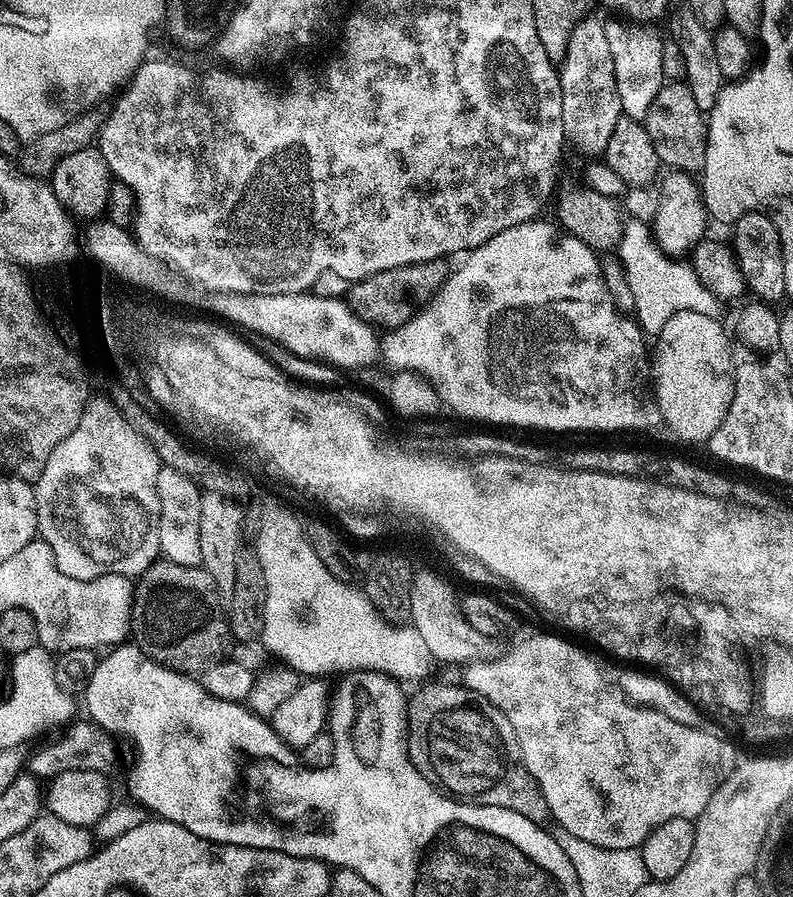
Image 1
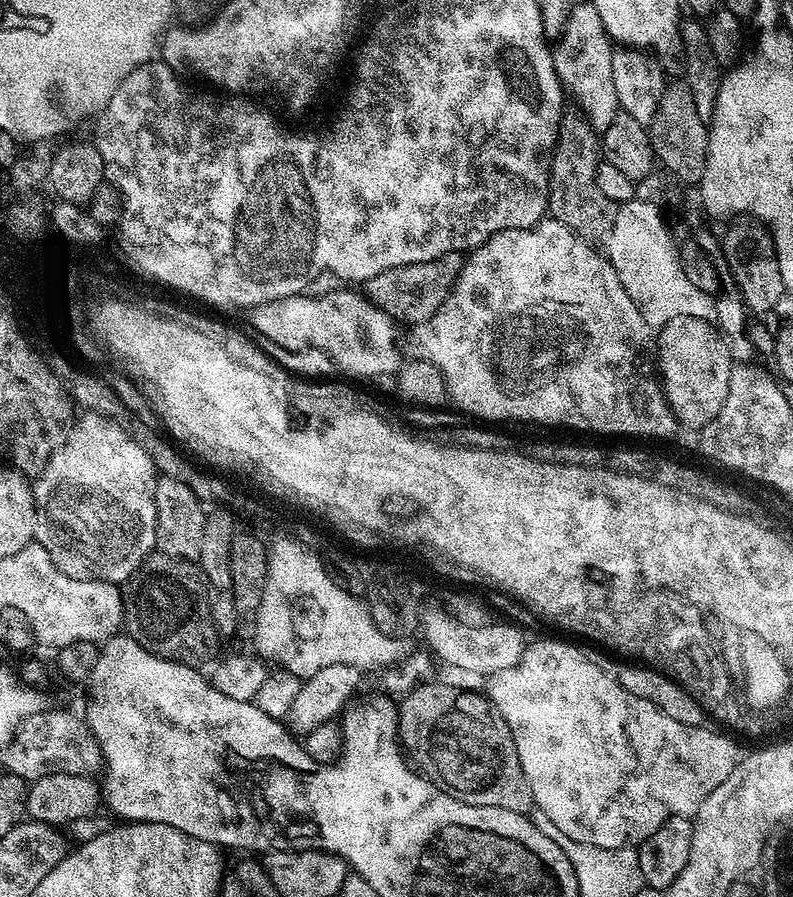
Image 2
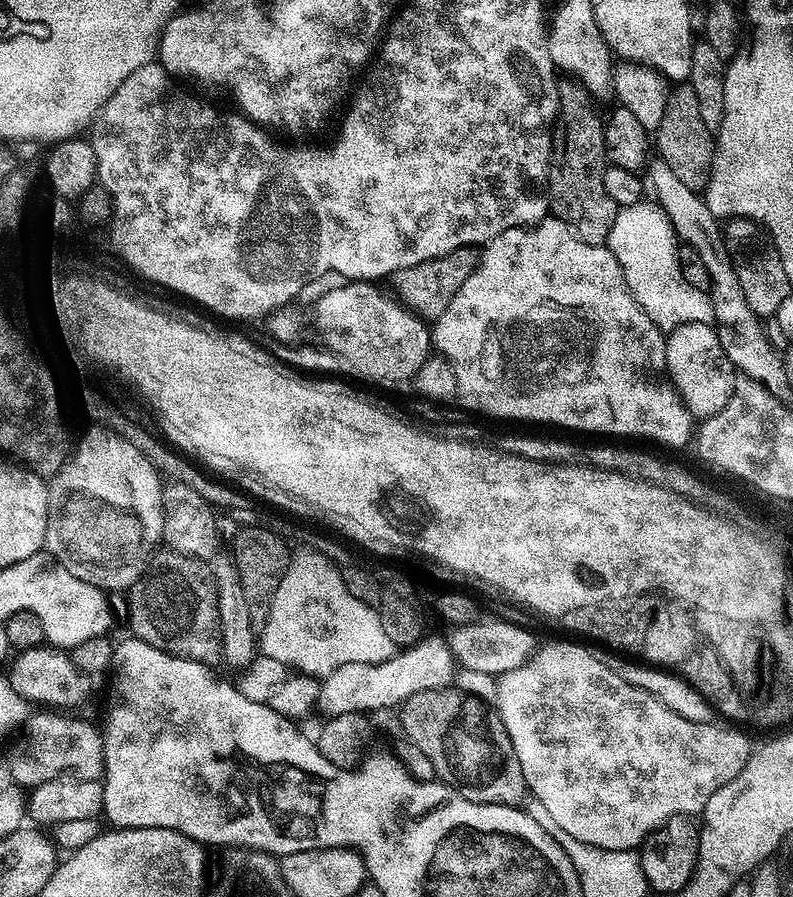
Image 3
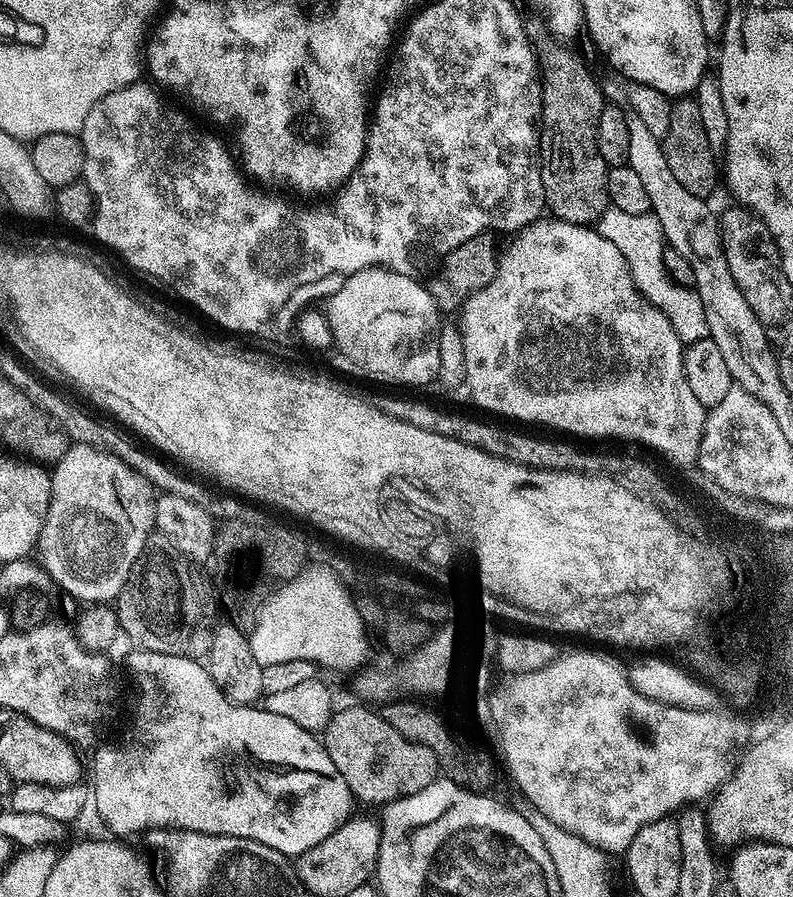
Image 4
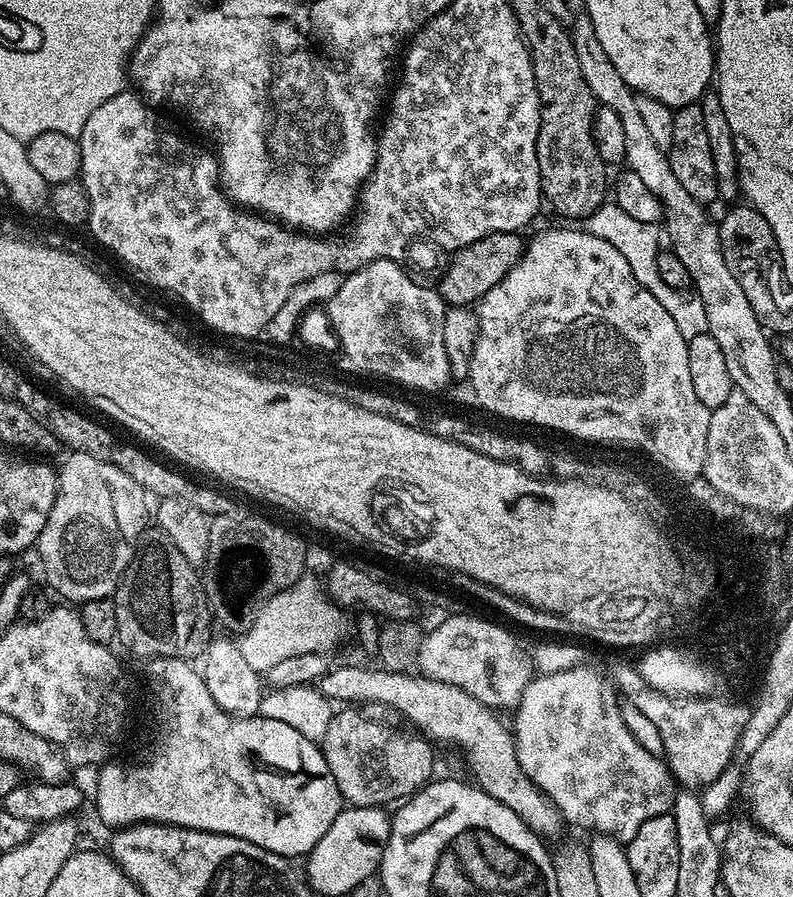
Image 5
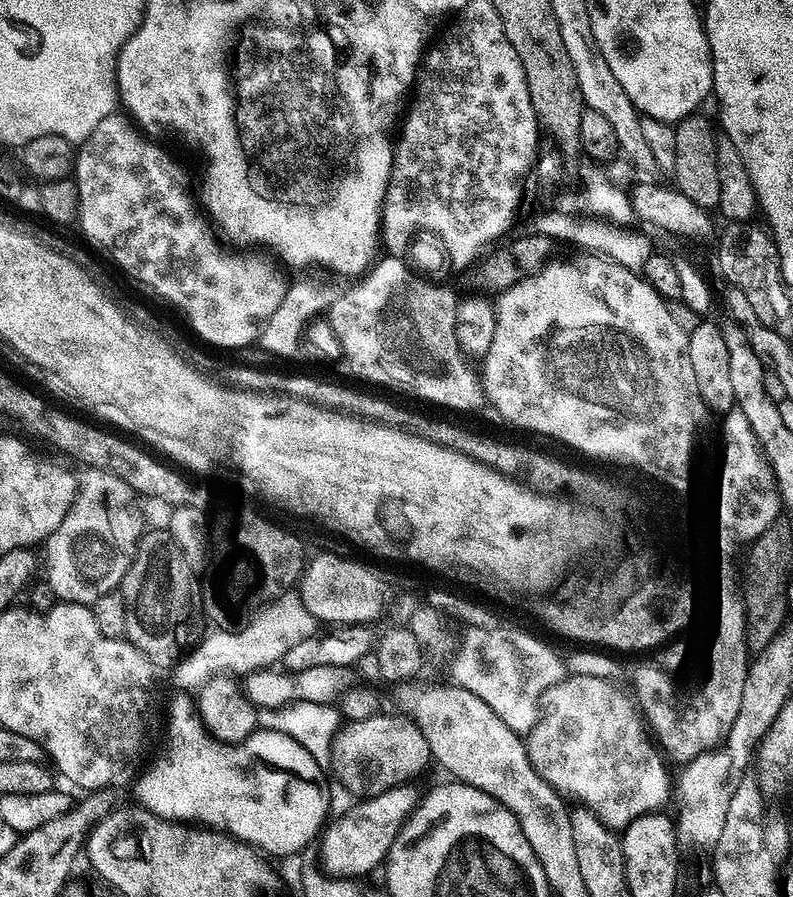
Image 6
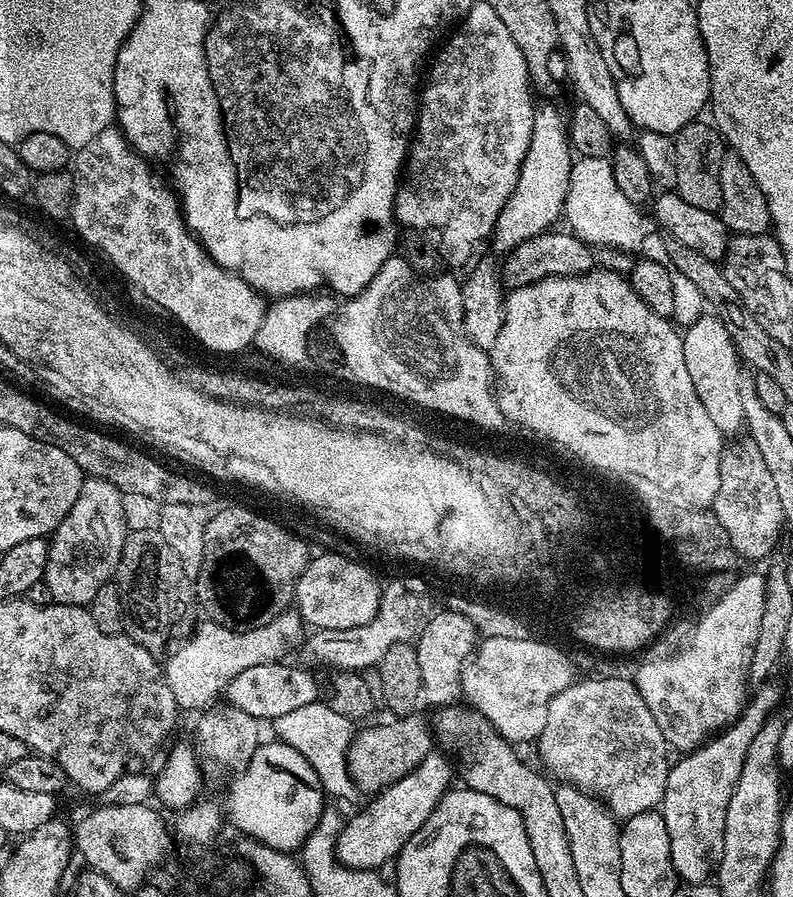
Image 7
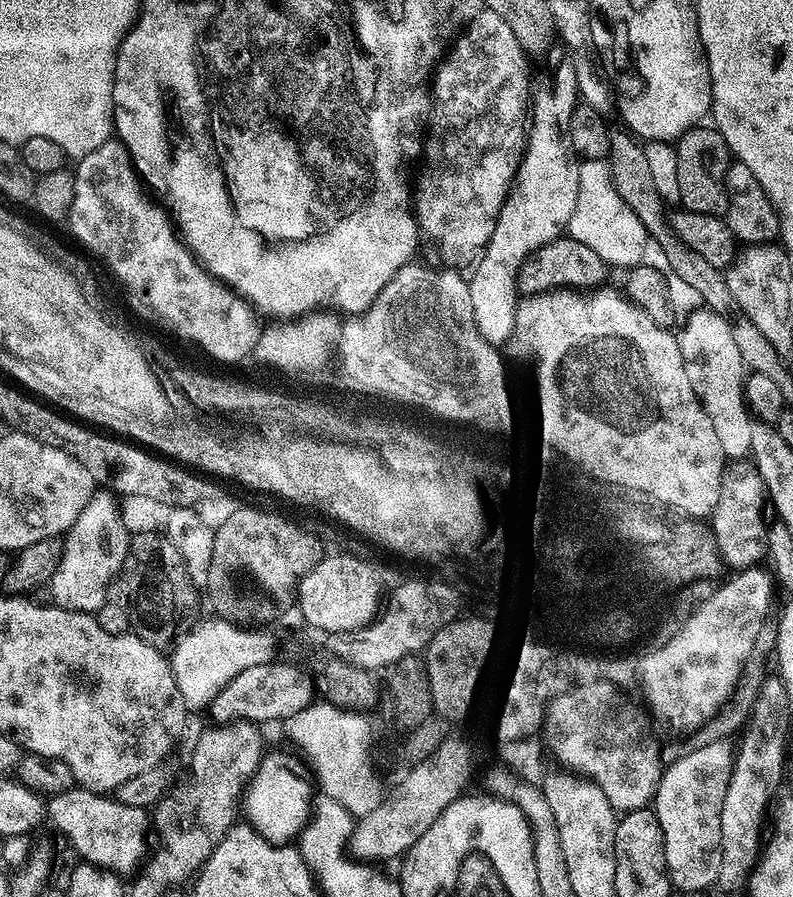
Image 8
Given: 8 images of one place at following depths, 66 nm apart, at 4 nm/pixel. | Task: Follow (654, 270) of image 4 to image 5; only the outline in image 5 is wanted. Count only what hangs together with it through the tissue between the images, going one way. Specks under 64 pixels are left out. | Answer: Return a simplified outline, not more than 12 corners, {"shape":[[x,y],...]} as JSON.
{"shape":[[606,202],[586,230],[630,262],[685,340],[707,333],[695,291],[662,282],[653,225]]}

